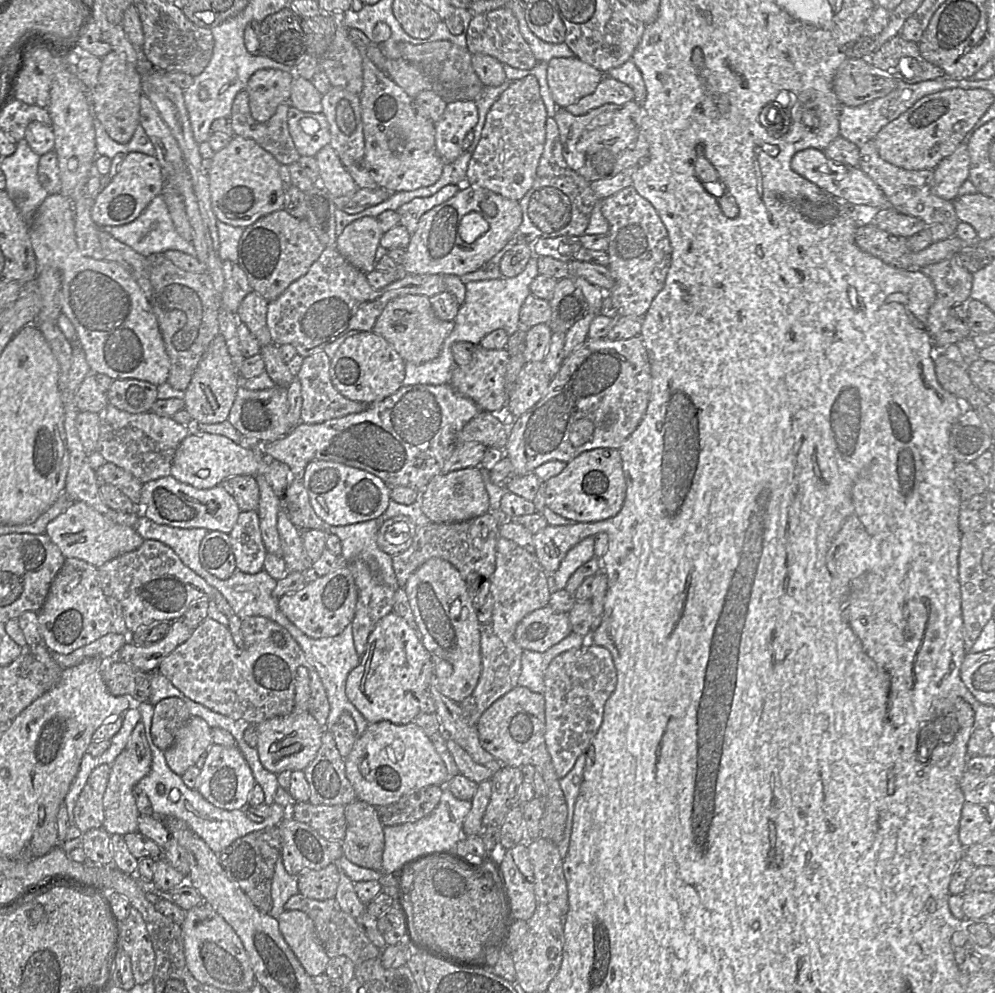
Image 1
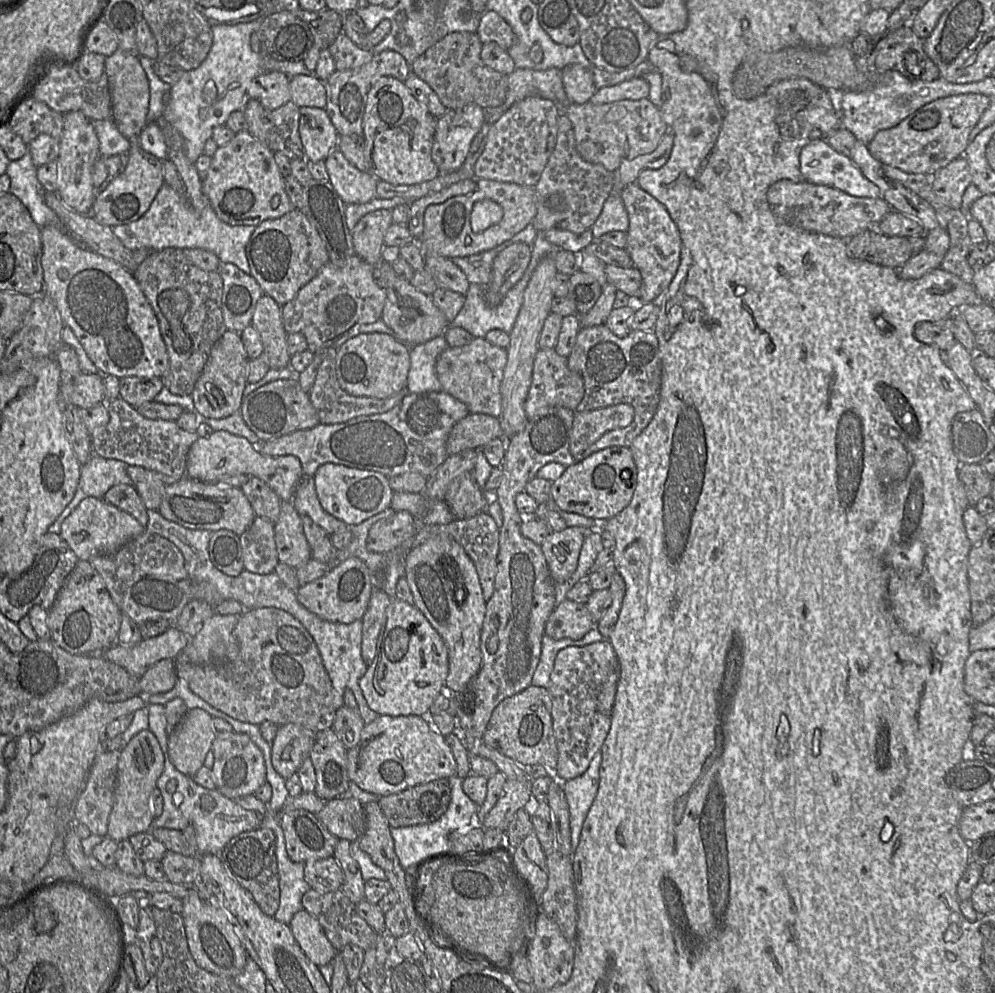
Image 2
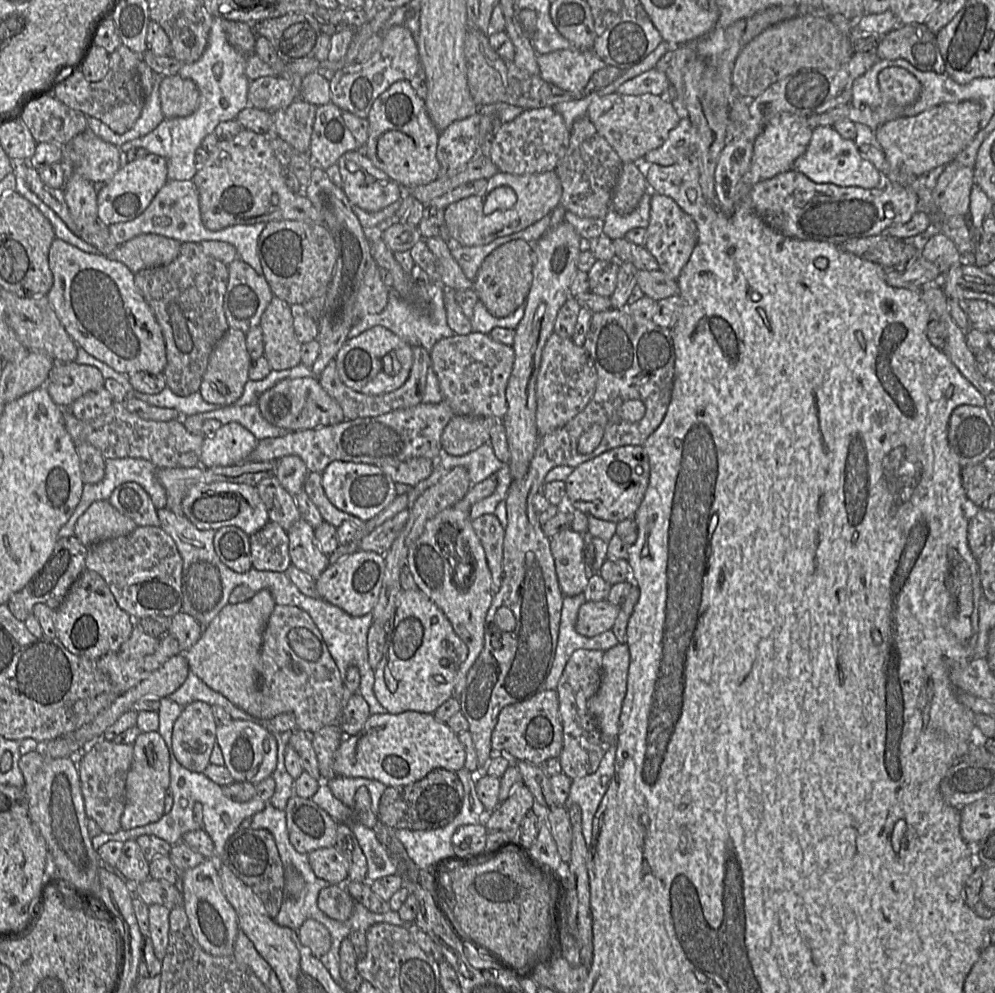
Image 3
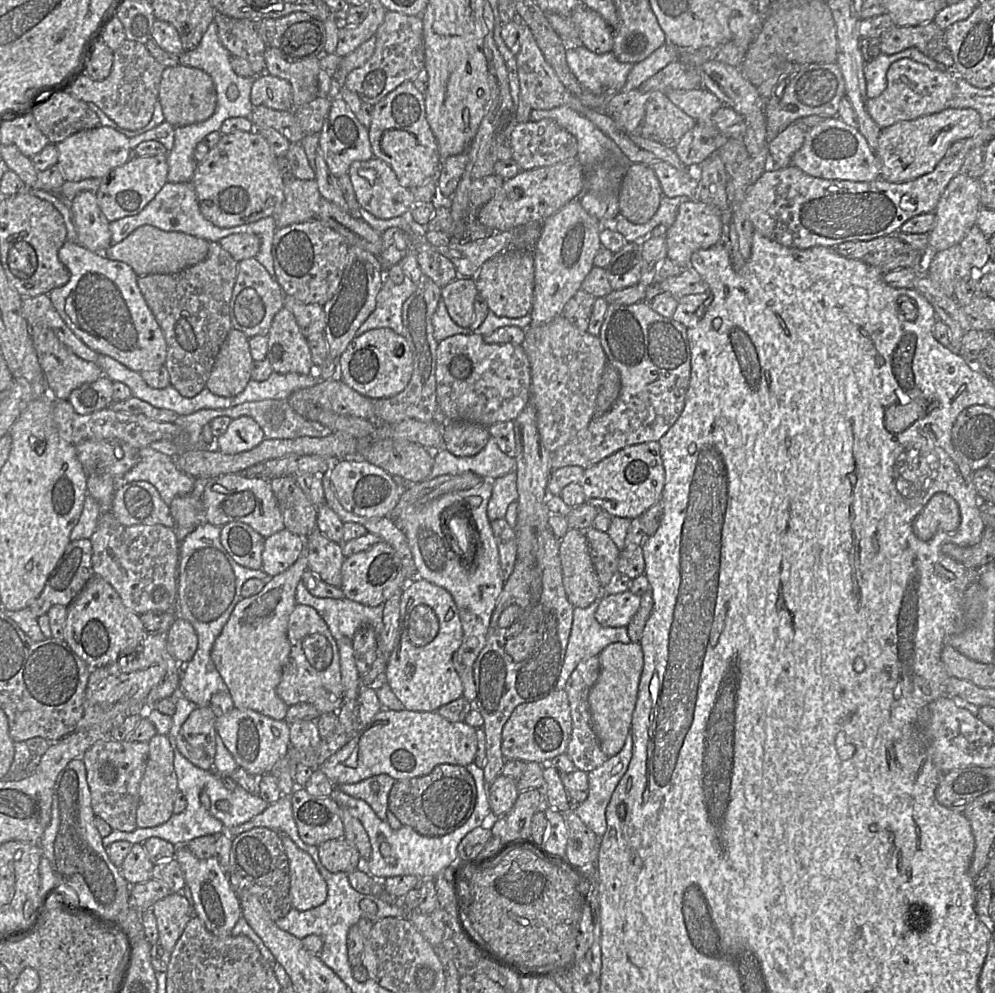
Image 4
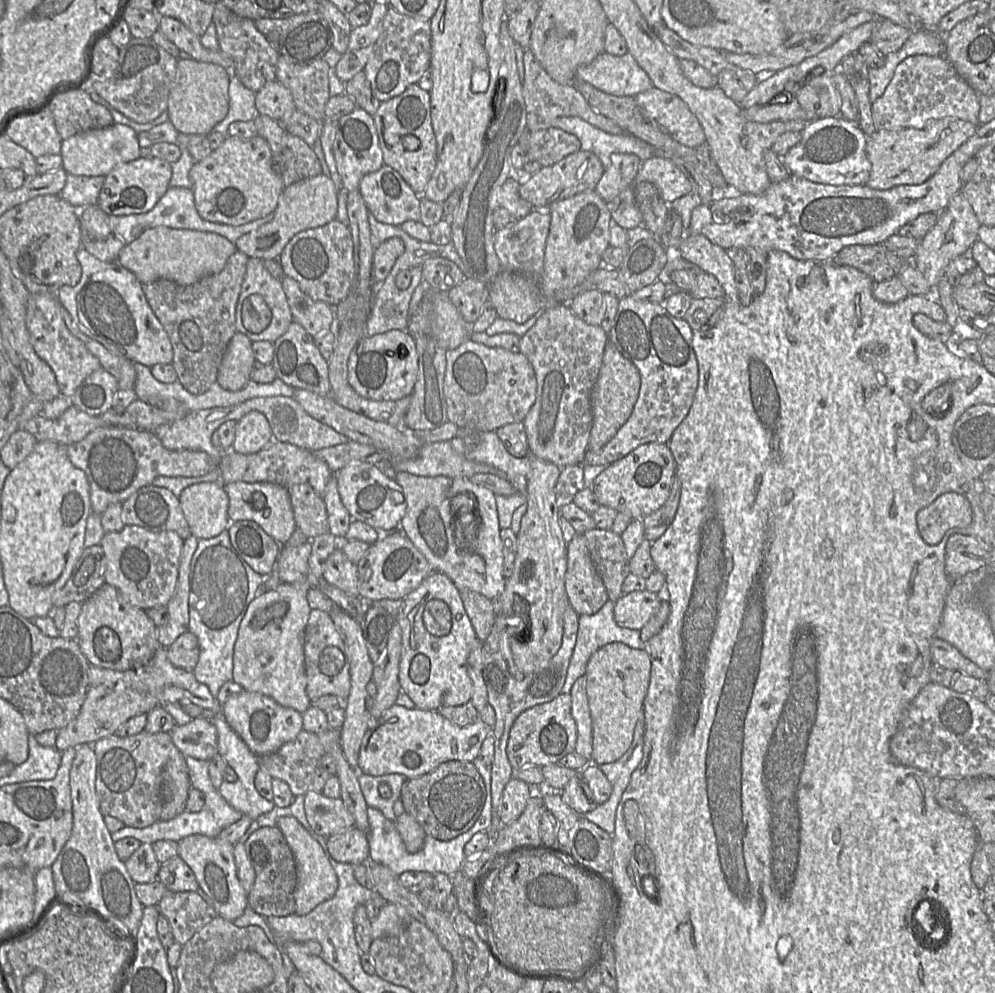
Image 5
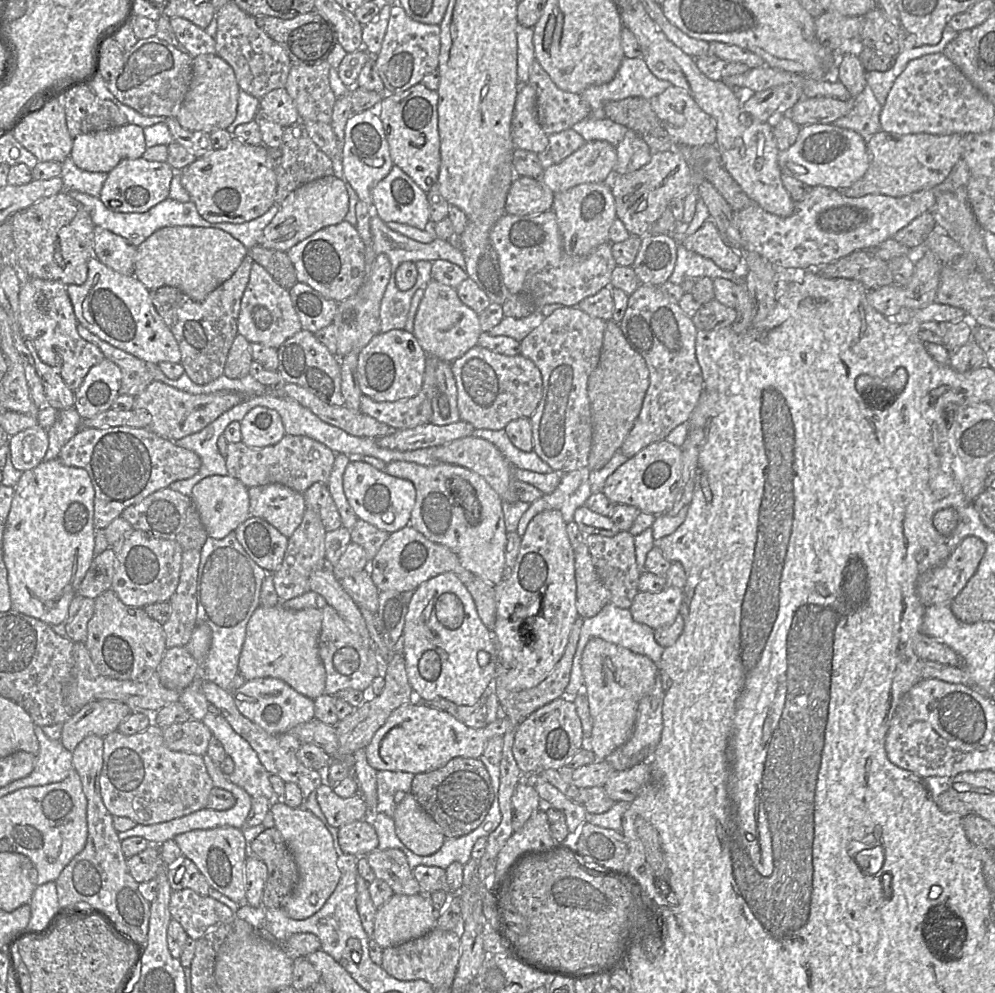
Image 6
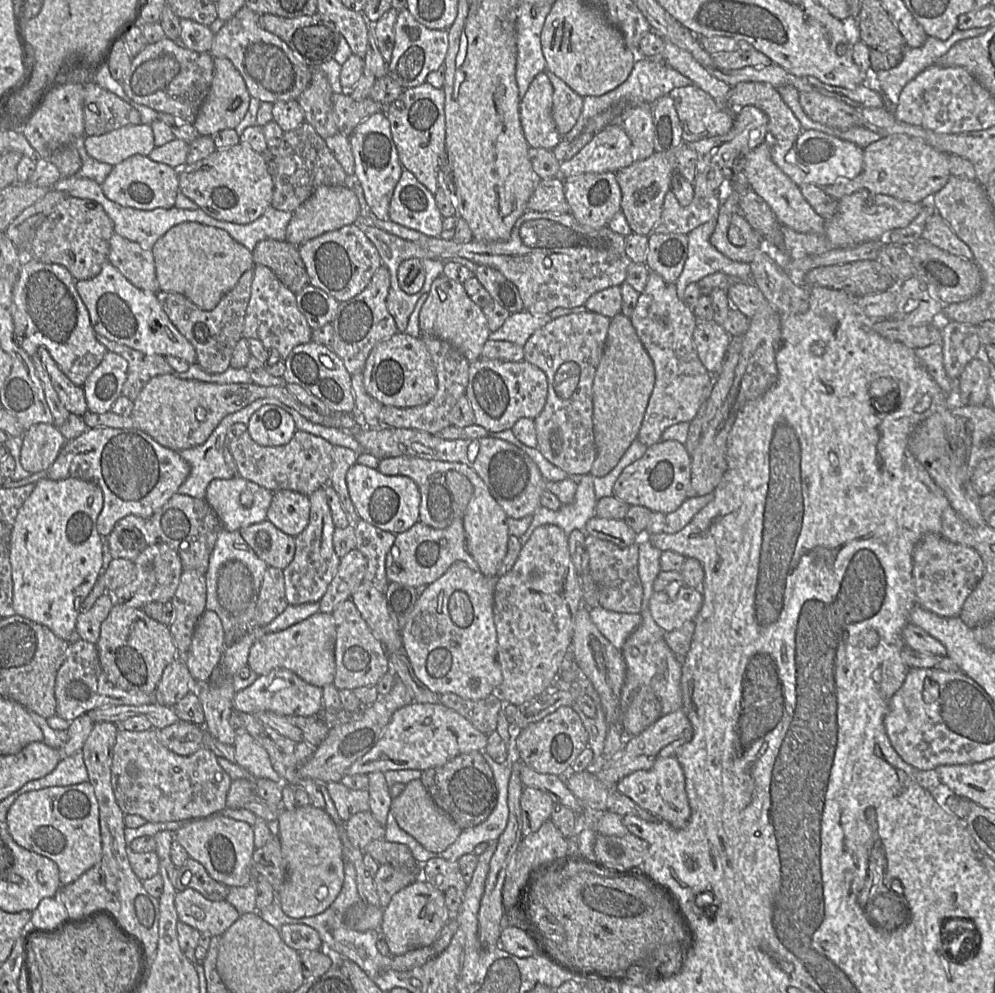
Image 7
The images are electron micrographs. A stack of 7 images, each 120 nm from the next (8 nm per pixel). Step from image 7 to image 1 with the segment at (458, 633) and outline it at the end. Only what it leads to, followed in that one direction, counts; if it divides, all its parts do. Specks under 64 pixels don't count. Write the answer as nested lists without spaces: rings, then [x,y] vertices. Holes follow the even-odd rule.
[[[390,612],[380,619],[369,635],[365,652],[360,656],[358,666],[352,669],[346,679],[345,693],[348,700],[363,715],[368,723],[387,720],[395,724],[407,724],[421,713],[419,698],[434,684],[434,666],[429,652],[424,647],[417,628],[411,627],[405,619]]]

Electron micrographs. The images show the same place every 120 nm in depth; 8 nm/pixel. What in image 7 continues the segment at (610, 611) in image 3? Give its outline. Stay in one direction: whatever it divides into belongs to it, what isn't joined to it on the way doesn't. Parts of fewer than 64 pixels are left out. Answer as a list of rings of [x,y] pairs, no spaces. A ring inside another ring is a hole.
[[[682,586],[677,591],[654,591],[649,599],[649,611],[665,632],[678,630],[685,622],[694,620],[702,601],[700,588]]]

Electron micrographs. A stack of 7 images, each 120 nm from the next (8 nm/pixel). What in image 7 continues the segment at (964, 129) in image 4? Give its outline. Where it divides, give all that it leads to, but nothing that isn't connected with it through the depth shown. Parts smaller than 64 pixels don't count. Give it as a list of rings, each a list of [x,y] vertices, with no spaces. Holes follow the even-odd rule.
[[[902,134],[886,135],[864,149],[863,168],[857,177],[826,186],[824,191],[837,200],[857,191],[867,190],[902,201],[929,203],[931,197],[951,177],[948,156],[918,138]]]

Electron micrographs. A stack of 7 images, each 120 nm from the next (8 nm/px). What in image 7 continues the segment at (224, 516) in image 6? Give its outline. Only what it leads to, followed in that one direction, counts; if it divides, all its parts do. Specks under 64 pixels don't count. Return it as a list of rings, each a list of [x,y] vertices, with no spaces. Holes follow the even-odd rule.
[[[241,476],[230,479],[214,479],[210,482],[205,500],[218,515],[222,527],[228,531],[240,530],[248,525],[267,519],[267,511],[274,492]]]

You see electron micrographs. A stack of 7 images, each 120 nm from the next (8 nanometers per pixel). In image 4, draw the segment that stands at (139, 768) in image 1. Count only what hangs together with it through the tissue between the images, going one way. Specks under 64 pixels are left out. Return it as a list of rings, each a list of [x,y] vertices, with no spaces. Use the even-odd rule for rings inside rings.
[[[156,734],[148,744],[148,760],[139,786],[139,805],[136,812],[138,828],[154,827],[165,823],[174,814],[174,802],[179,793],[174,768],[174,751],[168,736]]]

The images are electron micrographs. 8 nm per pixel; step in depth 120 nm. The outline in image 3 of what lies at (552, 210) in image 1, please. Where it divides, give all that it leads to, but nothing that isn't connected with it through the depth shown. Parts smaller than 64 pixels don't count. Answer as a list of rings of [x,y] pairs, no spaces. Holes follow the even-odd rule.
[[[578,118],[570,128],[567,151],[554,169],[562,185],[560,205],[581,218],[605,219],[612,206],[612,195],[623,165],[618,154],[597,132],[589,118]]]

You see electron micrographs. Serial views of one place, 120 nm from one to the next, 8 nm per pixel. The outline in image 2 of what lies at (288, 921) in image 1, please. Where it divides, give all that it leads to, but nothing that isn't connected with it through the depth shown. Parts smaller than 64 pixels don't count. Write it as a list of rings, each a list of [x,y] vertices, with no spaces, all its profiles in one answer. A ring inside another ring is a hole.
[[[304,908],[294,914],[288,925],[302,951],[315,965],[324,966],[334,959],[338,951],[328,940],[319,921]]]

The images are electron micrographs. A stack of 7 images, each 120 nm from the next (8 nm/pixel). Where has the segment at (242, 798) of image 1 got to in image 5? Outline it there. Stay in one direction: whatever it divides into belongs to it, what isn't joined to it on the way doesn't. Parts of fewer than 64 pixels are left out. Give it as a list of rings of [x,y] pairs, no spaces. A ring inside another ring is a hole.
[[[246,690],[230,696],[221,706],[222,717],[258,757],[273,753],[293,740],[303,730],[302,714],[278,704],[267,695]]]

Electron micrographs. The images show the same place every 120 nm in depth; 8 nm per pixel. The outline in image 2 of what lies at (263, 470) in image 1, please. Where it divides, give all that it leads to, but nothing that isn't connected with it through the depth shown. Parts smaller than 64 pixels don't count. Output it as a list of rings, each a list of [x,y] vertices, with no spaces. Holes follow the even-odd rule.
[[[225,430],[199,437],[191,446],[186,464],[186,477],[204,483],[215,483],[220,478],[245,474],[264,481],[281,499],[292,500],[294,490],[304,476],[300,460],[293,455],[266,456],[246,438]]]

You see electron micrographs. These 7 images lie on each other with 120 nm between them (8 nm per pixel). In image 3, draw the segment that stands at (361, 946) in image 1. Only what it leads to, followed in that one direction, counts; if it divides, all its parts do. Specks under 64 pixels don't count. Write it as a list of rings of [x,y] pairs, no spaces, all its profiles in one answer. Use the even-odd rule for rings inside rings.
[[[344,884],[329,885],[320,890],[317,898],[319,909],[332,919],[346,921],[350,918],[355,901]]]

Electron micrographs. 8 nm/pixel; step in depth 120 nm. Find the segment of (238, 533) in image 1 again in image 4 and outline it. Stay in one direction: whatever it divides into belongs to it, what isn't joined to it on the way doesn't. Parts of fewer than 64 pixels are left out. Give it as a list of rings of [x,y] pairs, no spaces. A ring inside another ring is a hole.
[[[283,529],[265,538],[262,570],[274,577],[293,565],[304,554],[304,537]]]

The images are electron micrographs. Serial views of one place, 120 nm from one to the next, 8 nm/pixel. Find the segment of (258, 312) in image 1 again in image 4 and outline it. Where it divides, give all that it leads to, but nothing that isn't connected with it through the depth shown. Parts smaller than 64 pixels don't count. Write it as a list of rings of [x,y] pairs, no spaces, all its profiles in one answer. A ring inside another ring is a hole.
[[[283,307],[274,317],[267,334],[268,352],[267,360],[271,363],[273,371],[280,374],[298,373],[314,375],[315,367],[312,362],[308,340],[301,332],[293,313]]]

